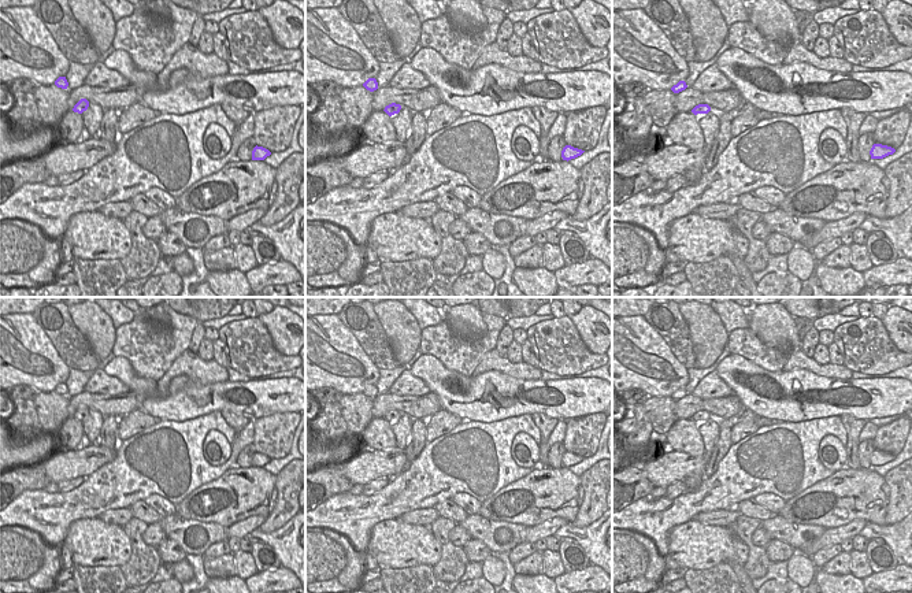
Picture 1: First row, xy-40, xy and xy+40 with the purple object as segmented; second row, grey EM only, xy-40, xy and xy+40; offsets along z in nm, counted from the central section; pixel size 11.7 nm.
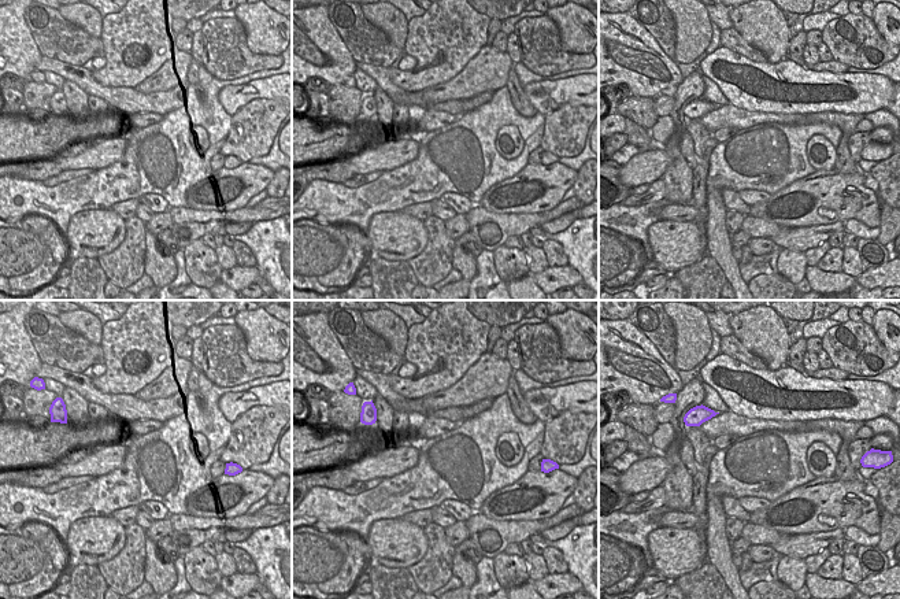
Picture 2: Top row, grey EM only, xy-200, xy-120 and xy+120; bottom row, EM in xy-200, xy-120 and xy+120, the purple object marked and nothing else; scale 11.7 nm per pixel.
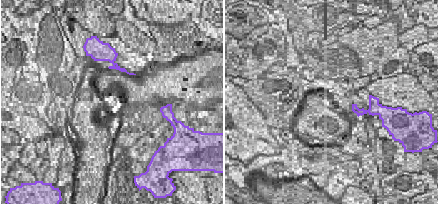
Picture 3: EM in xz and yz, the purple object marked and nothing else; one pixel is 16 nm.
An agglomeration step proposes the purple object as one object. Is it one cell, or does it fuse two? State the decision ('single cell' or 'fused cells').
single cell

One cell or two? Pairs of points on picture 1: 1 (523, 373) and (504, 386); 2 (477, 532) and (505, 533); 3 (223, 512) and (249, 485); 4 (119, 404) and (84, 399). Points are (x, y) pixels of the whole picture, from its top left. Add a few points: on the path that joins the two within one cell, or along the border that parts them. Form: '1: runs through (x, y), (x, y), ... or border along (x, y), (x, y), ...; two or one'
1: border along (484, 371), (499, 370), (516, 378), (540, 380); two
2: runs through (484, 532), (499, 533); one
3: runs through (233, 508), (238, 507), (241, 495); one
4: runs through (111, 404), (92, 400); one

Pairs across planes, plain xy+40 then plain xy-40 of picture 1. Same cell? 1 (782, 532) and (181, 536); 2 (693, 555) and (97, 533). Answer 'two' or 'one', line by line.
1: one
2: one

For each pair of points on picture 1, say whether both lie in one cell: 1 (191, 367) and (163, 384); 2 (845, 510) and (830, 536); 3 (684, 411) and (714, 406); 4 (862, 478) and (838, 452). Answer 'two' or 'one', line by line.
1: one
2: two
3: one
4: two

